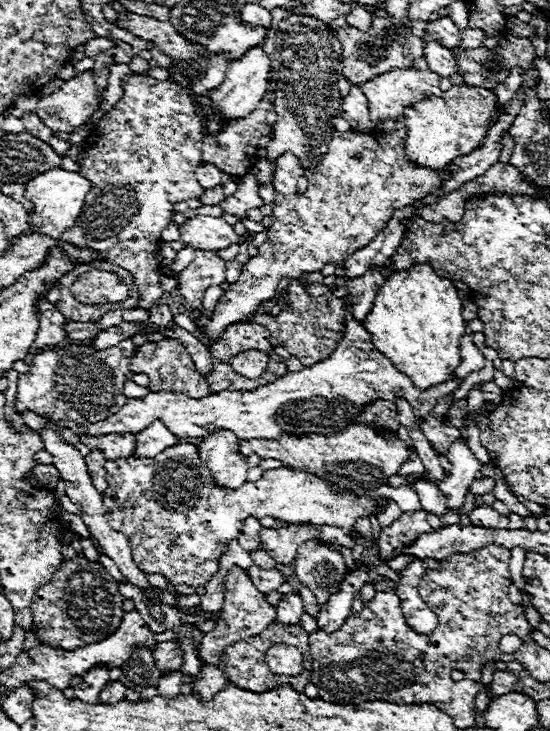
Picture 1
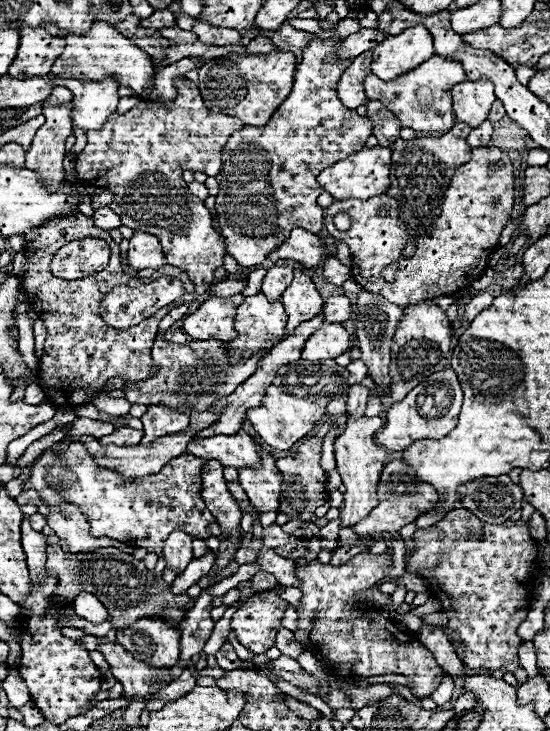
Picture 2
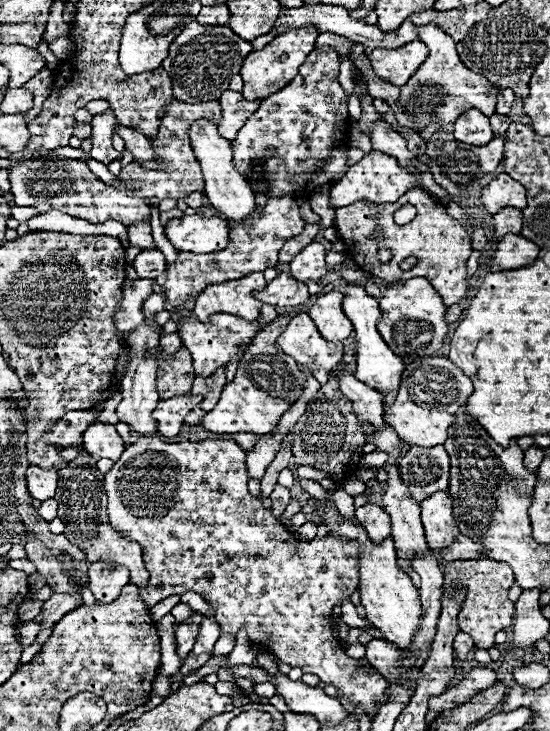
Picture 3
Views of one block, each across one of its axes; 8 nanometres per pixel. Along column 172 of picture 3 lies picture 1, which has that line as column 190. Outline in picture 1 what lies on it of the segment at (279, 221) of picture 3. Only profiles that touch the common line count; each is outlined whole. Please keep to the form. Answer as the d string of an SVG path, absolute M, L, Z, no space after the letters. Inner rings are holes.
M198 250L192 264L178 278L178 292L192 308L202 308L202 298L208 286L222 284L226 280L226 260L216 252Z

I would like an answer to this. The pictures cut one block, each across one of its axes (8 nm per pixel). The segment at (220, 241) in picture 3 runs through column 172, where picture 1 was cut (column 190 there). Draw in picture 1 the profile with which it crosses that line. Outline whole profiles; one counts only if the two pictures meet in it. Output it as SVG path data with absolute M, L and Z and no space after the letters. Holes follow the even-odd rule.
M196 216L186 220L180 226L180 240L190 244L196 250L224 250L230 244L240 244L240 236L236 236L232 224L224 218L212 216Z

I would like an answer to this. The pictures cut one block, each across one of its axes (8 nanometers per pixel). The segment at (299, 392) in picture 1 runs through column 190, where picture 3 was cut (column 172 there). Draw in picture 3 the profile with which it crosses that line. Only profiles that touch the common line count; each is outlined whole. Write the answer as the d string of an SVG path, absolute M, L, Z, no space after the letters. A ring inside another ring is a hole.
M192 394L174 396L170 400L160 400L156 404L156 410L152 412L152 416L158 424L158 434L162 434L166 438L174 438L180 432L186 414L200 402L202 402L202 398L192 396Z

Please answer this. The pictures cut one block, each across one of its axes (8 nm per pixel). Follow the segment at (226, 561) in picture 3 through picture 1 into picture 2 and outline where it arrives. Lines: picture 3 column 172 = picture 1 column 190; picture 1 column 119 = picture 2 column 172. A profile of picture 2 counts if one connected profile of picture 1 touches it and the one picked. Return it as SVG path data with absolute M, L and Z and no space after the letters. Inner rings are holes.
M72 442L66 448L46 448L32 464L30 478L22 490L36 490L42 504L58 508L62 502L76 504L90 524L92 536L108 536L120 542L138 542L138 548L162 556L162 542L172 530L184 530L194 538L208 538L208 524L216 522L200 498L202 460L182 454L168 462L158 474L146 478L124 478L114 470L100 468L86 446Z

